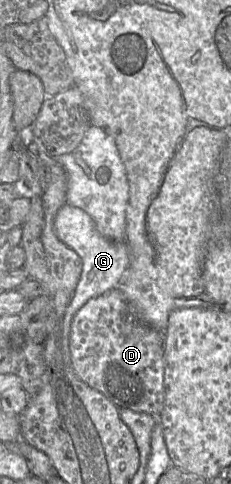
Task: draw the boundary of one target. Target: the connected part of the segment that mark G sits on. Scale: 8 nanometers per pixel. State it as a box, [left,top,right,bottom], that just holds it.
[54,205,130,366]

